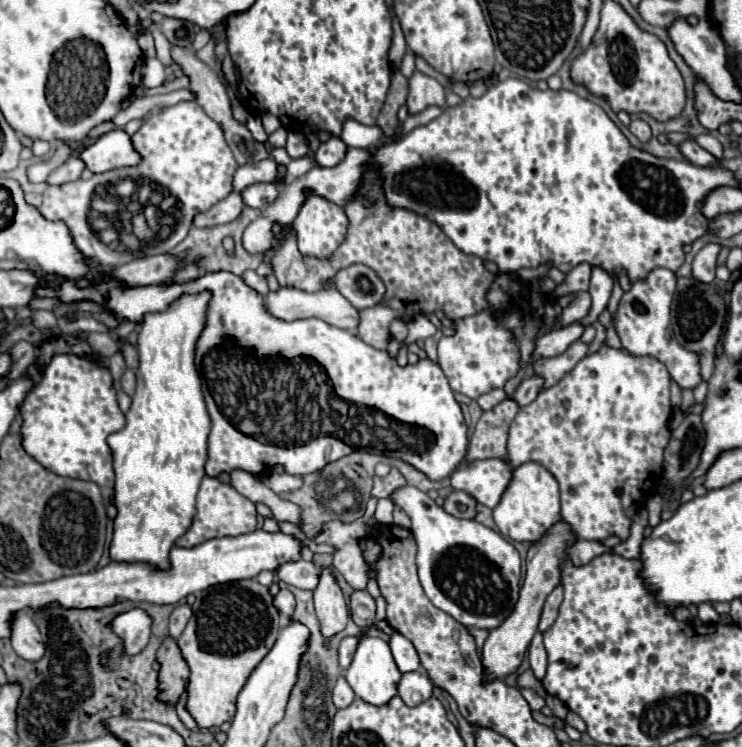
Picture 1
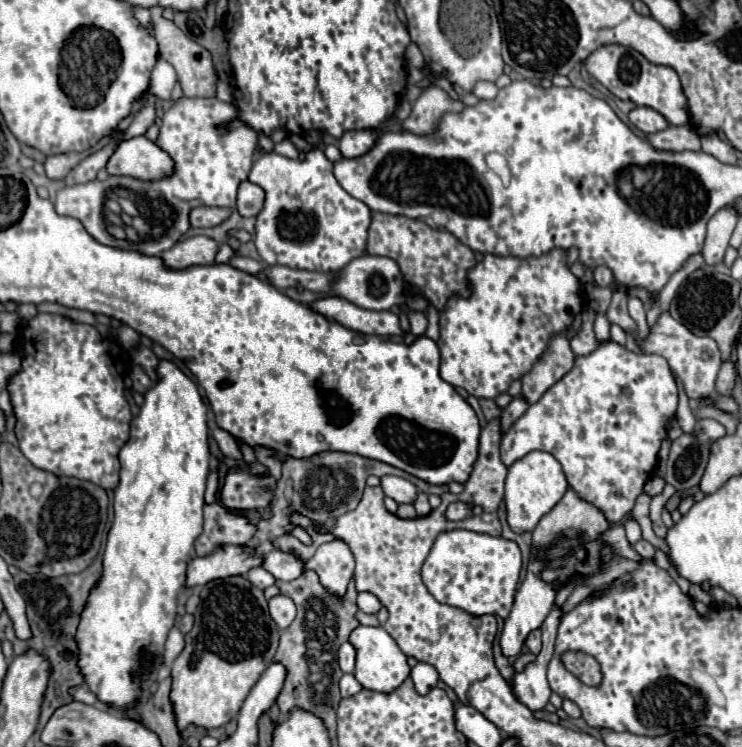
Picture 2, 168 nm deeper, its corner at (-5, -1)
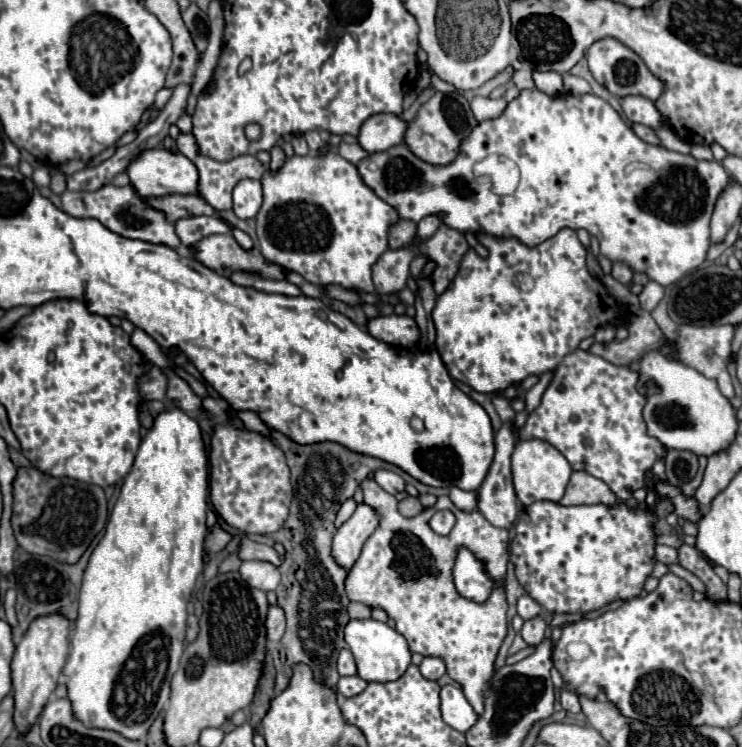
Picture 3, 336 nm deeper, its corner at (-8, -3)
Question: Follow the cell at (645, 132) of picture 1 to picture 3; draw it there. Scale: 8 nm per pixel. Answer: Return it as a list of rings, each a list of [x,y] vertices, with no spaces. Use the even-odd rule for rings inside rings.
[[[629,95],[623,101],[625,101],[625,105],[621,105],[621,107],[631,123],[641,123],[651,129],[667,127],[663,115],[659,113],[659,109],[655,107],[653,101],[645,99],[645,97],[635,97],[635,95]]]

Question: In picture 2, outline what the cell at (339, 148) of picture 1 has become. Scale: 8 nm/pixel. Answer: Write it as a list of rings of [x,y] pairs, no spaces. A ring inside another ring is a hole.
[[[368,129],[368,131],[346,131],[340,137],[340,151],[344,157],[360,157],[368,153],[374,145],[376,139],[382,135],[380,129]]]

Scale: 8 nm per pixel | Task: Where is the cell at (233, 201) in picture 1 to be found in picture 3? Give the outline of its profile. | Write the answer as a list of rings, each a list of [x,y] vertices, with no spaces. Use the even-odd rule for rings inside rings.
[[[165,195],[165,197],[153,197],[147,199],[151,205],[157,209],[163,209],[167,213],[169,221],[179,221],[185,217],[197,217],[197,215],[215,215],[215,209],[207,205],[201,197],[197,195]]]

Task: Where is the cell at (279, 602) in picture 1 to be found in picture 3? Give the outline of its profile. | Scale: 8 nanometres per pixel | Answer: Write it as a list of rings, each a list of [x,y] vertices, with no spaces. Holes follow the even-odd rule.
[[[271,605],[267,615],[267,639],[279,641],[283,633],[285,633],[285,613],[279,605]]]

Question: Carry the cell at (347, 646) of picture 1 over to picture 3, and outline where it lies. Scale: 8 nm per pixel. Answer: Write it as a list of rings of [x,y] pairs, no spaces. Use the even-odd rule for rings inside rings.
[[[343,649],[343,651],[339,653],[337,669],[339,669],[339,675],[357,675],[355,659],[353,659],[353,653],[351,653],[349,649]]]

